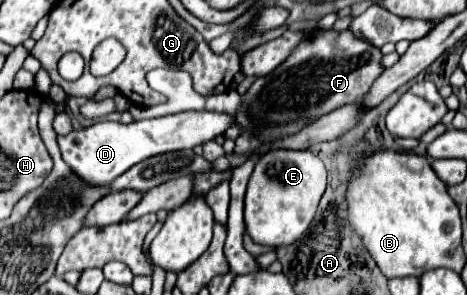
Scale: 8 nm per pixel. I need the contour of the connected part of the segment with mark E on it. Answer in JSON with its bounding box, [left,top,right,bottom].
[244,150,326,248]

